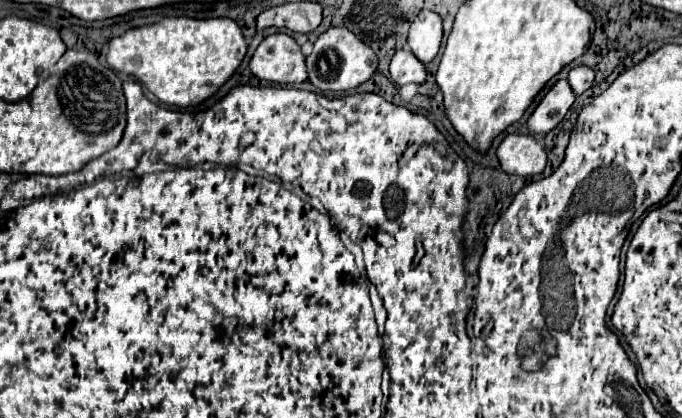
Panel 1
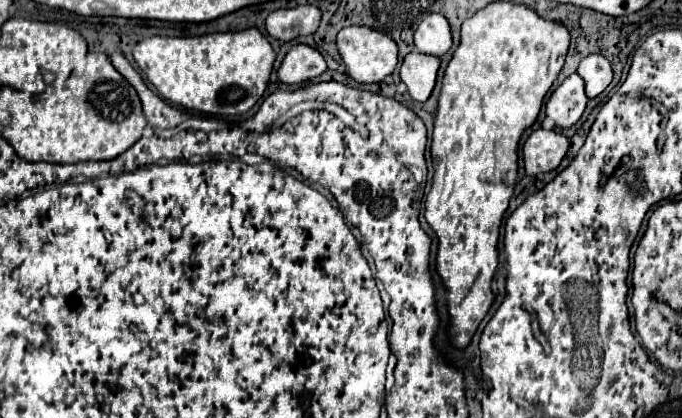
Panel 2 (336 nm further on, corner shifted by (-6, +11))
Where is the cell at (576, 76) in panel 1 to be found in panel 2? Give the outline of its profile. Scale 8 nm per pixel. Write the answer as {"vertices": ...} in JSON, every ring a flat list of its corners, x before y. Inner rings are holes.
{"vertices":[[587,55,579,67,577,73,583,77,585,81,585,91,587,97,597,97,613,79,613,71,609,61,603,55]]}

